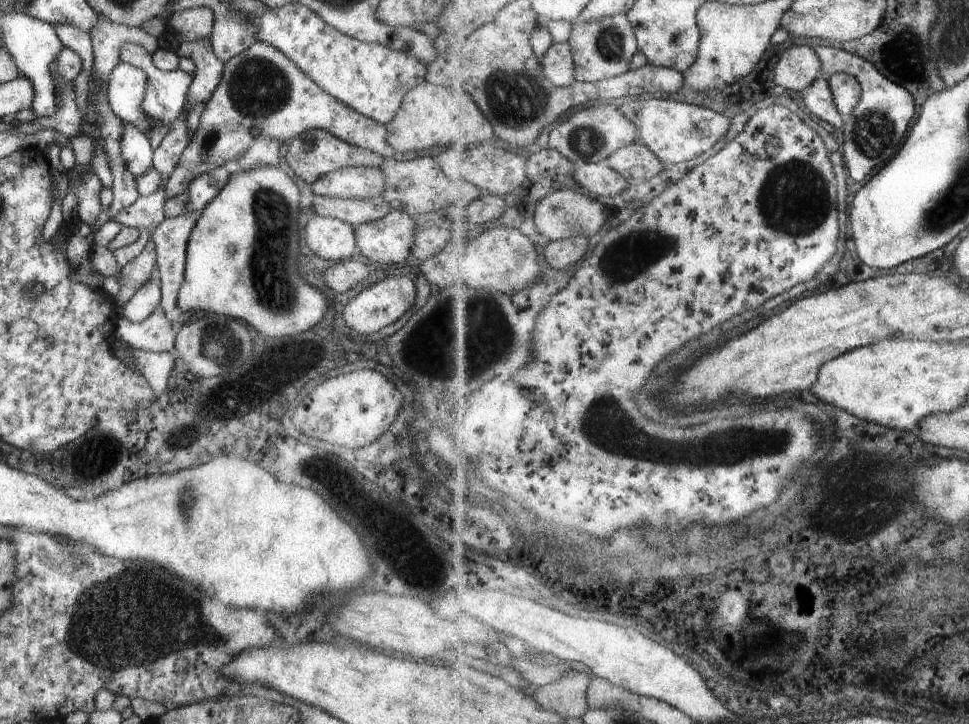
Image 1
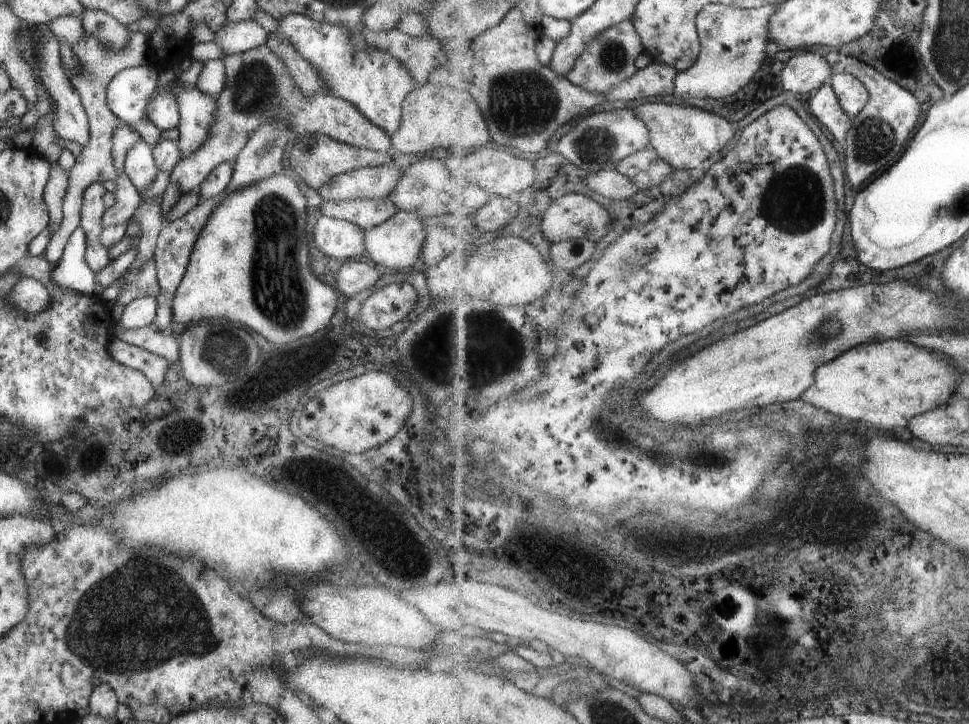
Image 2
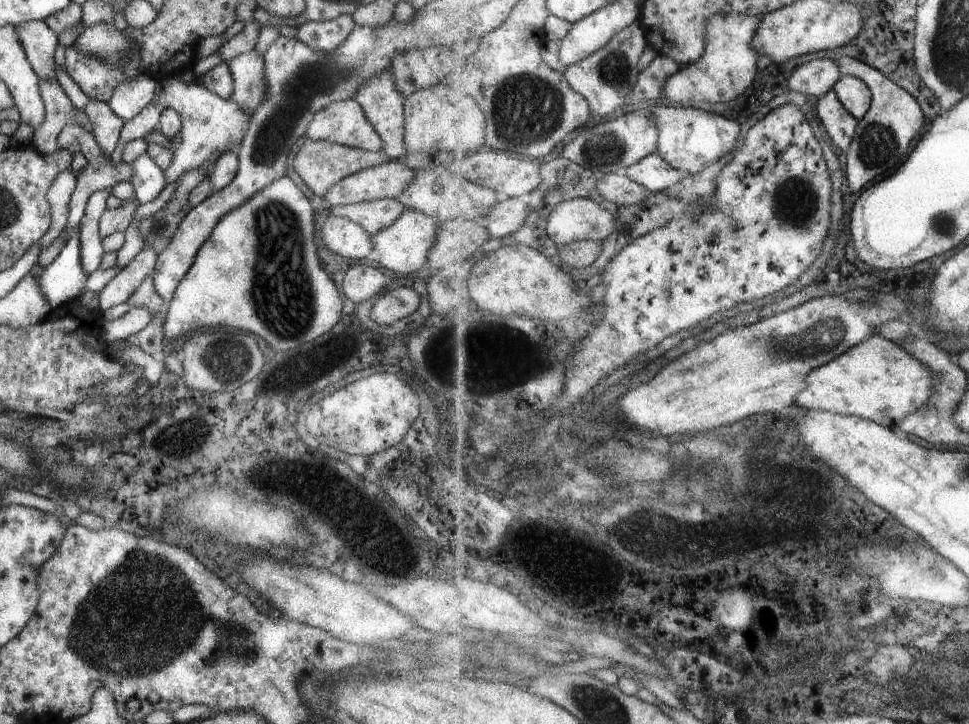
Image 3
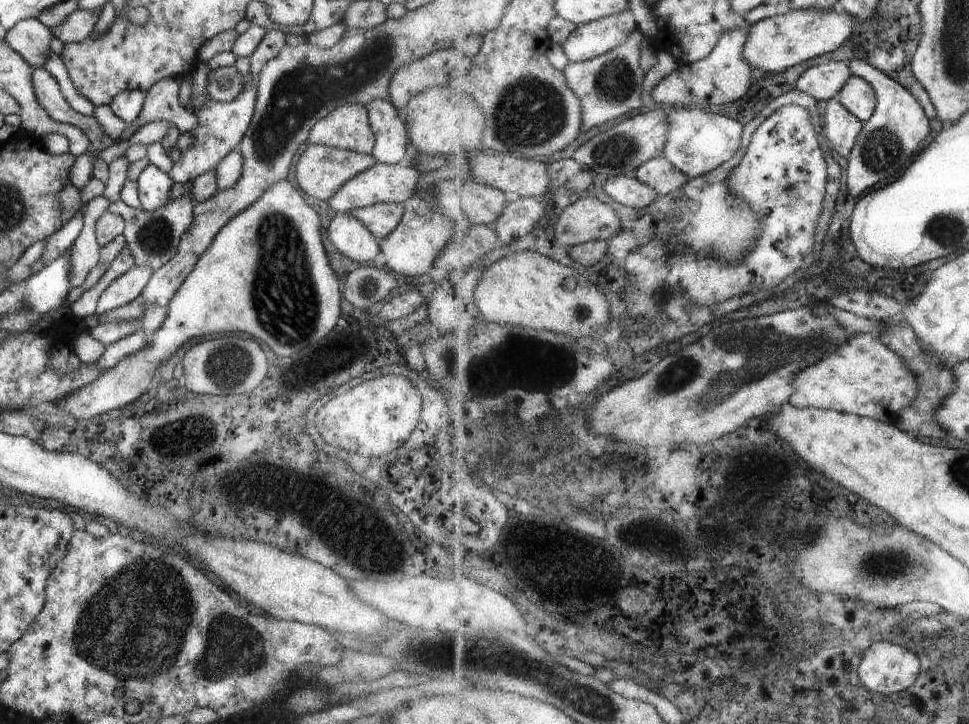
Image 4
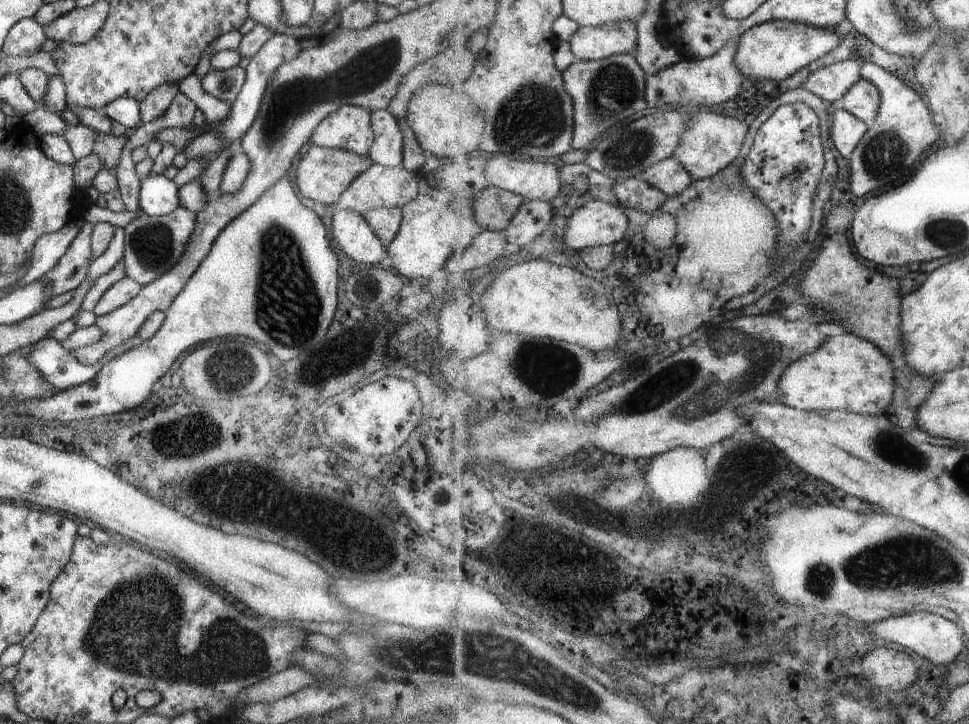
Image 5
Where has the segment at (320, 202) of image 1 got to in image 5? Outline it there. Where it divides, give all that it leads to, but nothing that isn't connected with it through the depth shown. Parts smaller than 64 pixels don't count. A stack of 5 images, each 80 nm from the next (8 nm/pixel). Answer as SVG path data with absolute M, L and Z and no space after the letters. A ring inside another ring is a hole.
M379 207L361 214L382 246L386 247L399 230L402 219L400 207Z

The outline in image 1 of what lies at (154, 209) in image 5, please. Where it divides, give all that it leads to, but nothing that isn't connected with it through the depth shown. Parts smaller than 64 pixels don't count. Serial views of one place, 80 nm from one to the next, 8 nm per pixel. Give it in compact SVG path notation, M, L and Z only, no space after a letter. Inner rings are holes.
M123 124L120 138L121 158L126 169L136 179L152 167L152 149L149 147L148 136L130 124Z

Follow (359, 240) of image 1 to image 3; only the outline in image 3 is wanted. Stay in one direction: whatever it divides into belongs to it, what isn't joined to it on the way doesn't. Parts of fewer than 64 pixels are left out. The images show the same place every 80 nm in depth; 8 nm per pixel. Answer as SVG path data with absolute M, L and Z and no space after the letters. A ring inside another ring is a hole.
M405 209L388 227L369 235L372 240L372 250L377 253L376 258L379 259L378 266L392 275L396 273L397 276L424 267L439 224L437 219L425 216L422 212Z

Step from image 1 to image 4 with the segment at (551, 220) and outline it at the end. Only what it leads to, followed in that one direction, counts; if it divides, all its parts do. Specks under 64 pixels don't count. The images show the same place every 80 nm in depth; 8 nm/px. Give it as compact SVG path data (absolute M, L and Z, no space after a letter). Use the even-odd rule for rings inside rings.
M595 197L578 198L557 219L556 237L563 247L609 241L621 230L620 216Z

